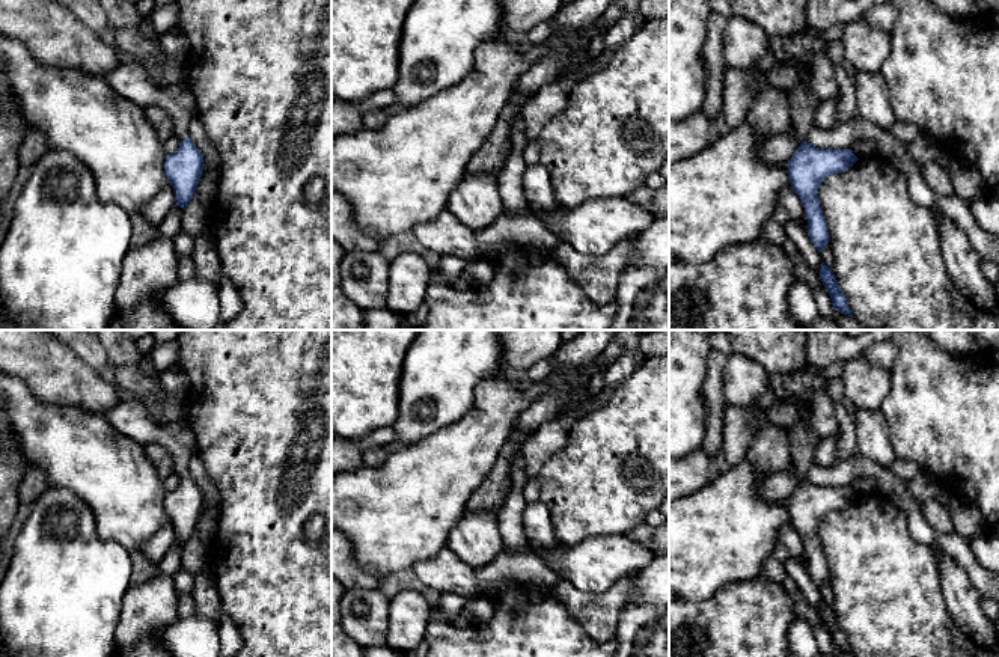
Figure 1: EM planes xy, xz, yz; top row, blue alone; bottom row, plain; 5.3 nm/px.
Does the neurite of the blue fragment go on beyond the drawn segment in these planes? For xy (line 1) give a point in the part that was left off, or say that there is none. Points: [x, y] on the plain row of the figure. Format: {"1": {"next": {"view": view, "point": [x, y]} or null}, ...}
{"1": {"next": {"view": "xy", "point": [130, 416]}}}

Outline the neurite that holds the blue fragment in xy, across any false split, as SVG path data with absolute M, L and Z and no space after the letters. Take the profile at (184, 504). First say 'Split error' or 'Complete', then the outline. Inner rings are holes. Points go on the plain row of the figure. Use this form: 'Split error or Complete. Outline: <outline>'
Split error. Outline: M127 395L115 407L107 408L101 417L143 448L155 443L172 455L181 482L175 490L167 491L164 509L173 524L176 542L185 547L203 508L203 494L188 475L190 460L197 451L193 431L185 422L172 425L157 422L145 399Z

